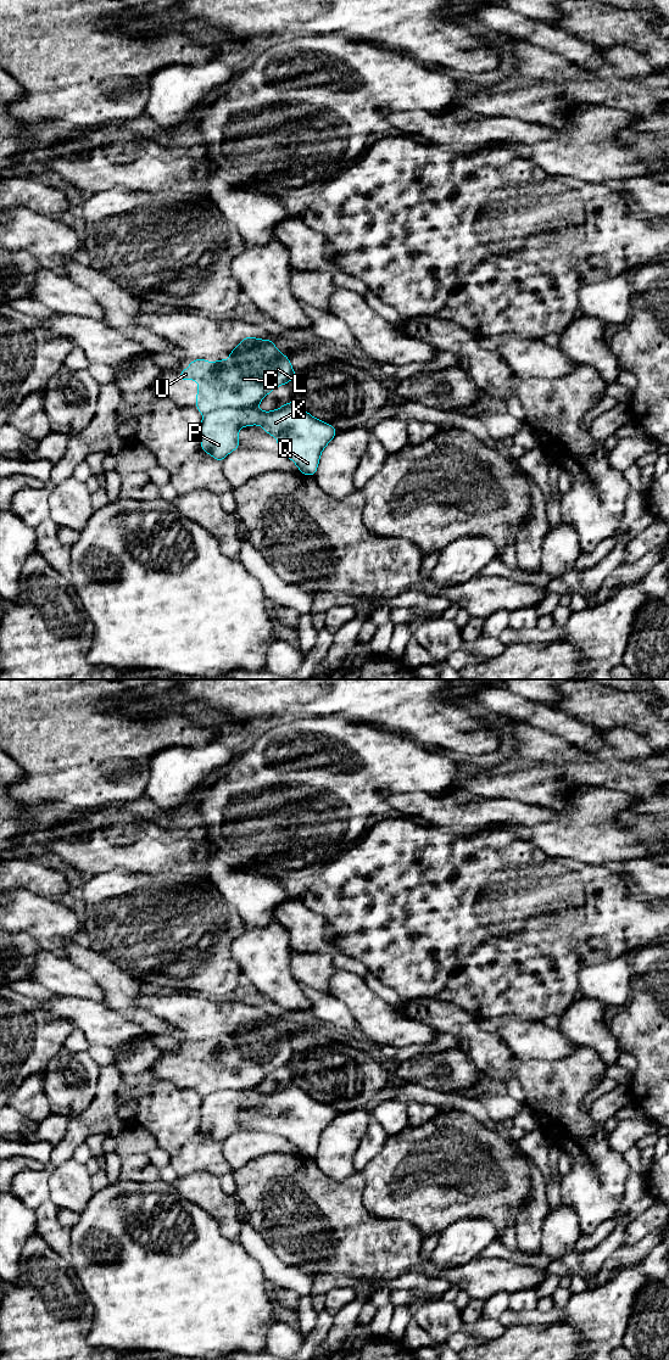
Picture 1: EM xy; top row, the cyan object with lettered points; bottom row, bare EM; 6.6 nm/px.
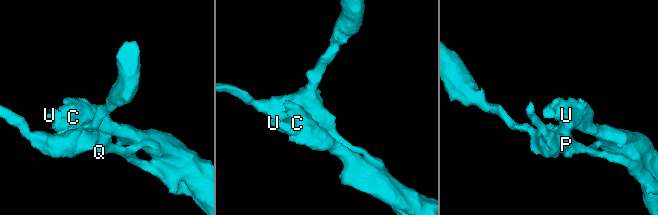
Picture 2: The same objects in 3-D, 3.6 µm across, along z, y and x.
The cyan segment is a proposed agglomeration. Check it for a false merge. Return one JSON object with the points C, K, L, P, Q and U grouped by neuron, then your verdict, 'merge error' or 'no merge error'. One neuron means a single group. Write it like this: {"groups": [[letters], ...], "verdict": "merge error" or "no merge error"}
{"groups": [["C", "L", "U"], ["K", "P", "Q"]], "verdict": "merge error"}

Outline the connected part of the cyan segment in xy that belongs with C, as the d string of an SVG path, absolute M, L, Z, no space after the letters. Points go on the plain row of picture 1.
M256 1019L242 1020L239 1028L228 1034L232 1041L210 1045L205 1041L189 1043L190 1050L180 1053L178 1062L197 1062L196 1090L206 1096L218 1090L252 1090L275 1069L289 1065L296 1058L289 1040L281 1036L274 1025Z

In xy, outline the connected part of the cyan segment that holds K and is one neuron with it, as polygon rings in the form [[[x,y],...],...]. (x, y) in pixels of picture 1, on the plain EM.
[[[294,1082],[273,1093],[252,1090],[218,1090],[204,1097],[201,1130],[222,1143],[240,1129],[240,1109],[262,1107],[264,1114],[278,1120],[278,1134],[289,1138],[300,1154],[314,1158],[324,1129],[336,1116],[336,1110],[320,1103]]]

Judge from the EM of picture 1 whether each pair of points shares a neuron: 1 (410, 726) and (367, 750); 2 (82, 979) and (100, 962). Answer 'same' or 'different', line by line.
1: different
2: different

